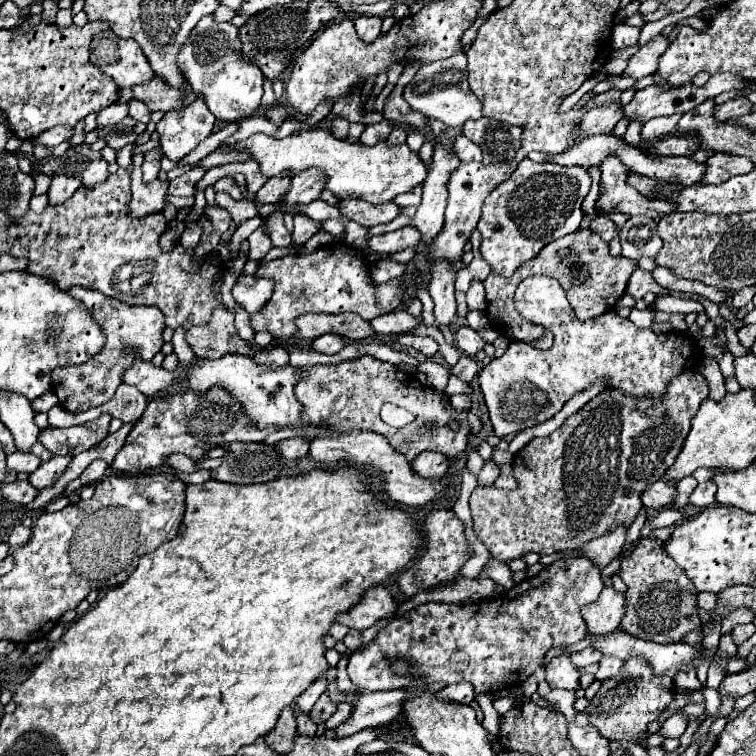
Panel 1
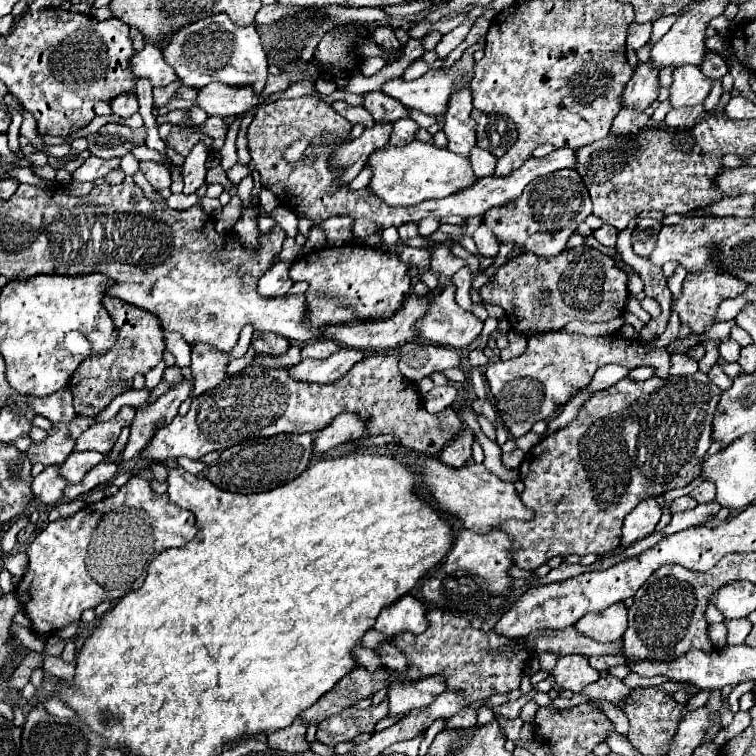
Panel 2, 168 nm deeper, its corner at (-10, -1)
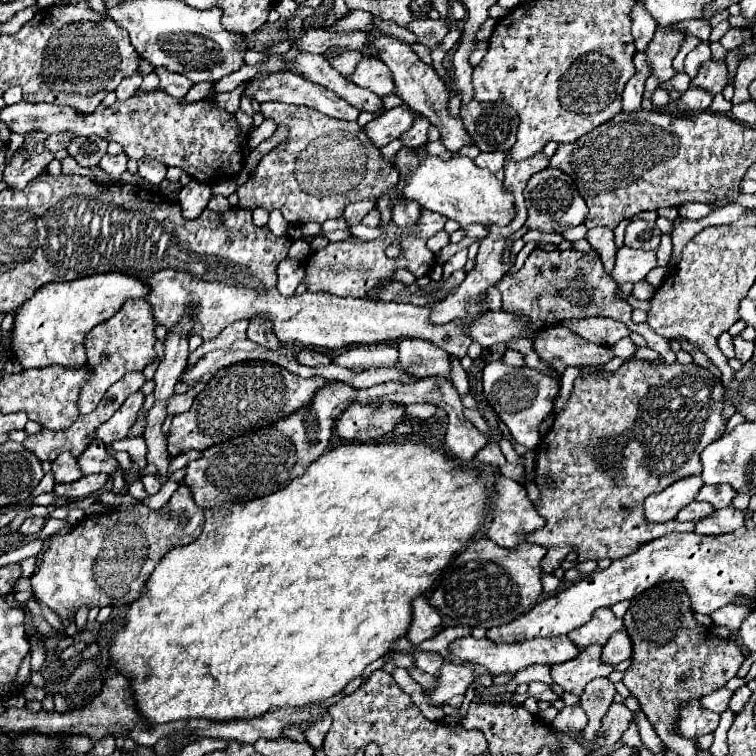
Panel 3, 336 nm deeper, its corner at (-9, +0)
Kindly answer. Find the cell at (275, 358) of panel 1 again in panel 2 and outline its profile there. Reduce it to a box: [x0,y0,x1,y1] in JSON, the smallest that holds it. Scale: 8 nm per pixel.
[252,332,290,356]

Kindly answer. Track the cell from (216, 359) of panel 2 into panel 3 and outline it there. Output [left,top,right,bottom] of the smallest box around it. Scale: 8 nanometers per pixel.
[167,381,205,415]

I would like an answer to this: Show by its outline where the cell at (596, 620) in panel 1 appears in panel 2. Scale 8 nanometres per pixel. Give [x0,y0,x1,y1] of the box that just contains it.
[576,602,628,642]

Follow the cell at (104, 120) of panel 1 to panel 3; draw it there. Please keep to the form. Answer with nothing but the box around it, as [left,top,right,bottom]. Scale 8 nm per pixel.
[115,73,141,101]

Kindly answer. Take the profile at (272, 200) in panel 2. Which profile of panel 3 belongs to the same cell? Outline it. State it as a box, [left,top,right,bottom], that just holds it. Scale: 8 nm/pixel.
[269,209,287,235]

